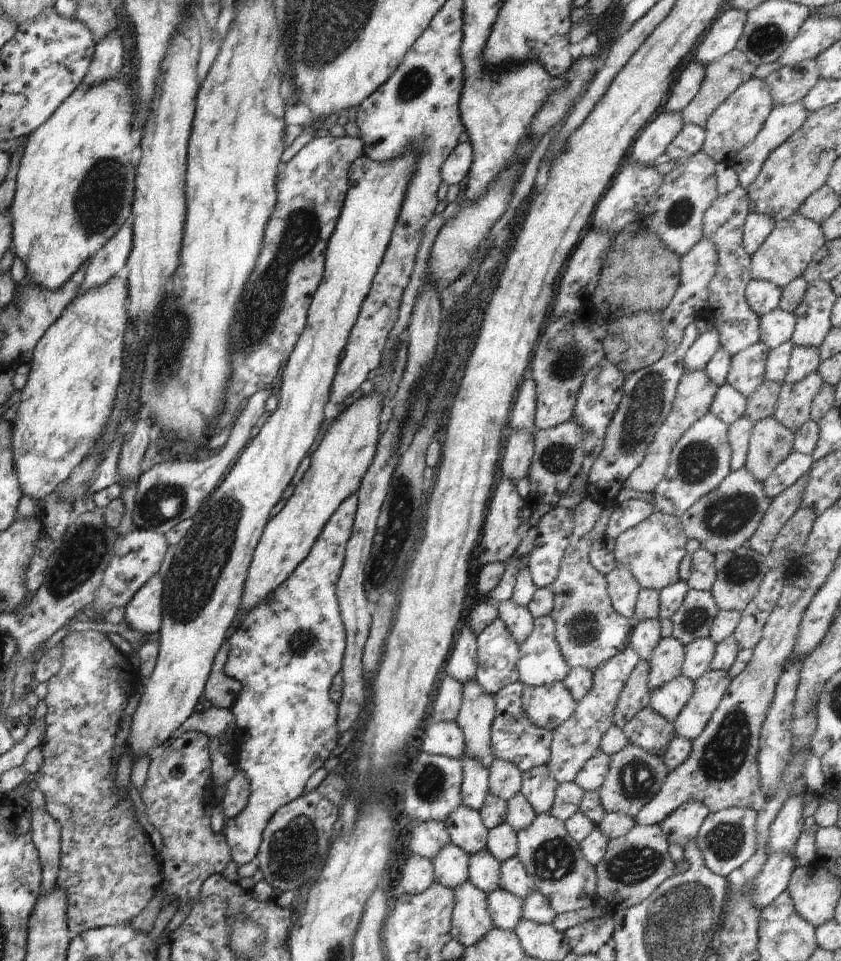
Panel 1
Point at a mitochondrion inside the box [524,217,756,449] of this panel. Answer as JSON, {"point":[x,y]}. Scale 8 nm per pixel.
{"point":[568,357]}

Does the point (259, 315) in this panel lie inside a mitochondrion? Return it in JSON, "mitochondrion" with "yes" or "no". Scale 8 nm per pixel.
{"mitochondrion":"yes"}

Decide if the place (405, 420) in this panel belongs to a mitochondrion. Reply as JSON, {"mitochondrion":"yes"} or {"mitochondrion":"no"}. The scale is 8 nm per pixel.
{"mitochondrion":"no"}

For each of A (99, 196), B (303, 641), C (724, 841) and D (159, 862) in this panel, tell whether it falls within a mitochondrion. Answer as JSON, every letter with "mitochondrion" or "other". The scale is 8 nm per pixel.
{"A":"mitochondrion","B":"mitochondrion","C":"mitochondrion","D":"other"}

